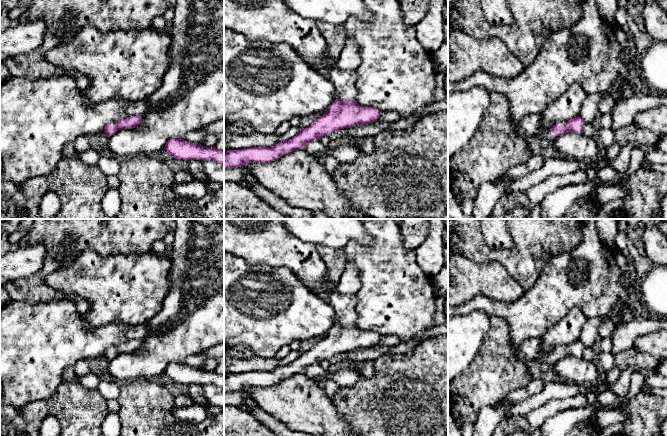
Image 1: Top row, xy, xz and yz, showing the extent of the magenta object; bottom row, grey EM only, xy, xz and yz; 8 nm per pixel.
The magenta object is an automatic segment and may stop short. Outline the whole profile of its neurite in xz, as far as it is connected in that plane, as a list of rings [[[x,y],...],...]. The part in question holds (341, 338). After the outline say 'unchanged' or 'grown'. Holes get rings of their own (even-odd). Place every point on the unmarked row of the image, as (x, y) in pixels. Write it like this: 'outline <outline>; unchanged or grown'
outline [[[347,264],[340,280],[327,297],[336,315],[336,323],[327,336],[310,350],[300,353],[292,363],[278,366],[273,371],[250,371],[225,376],[224,393],[243,391],[246,387],[270,387],[290,376],[305,374],[309,366],[320,364],[336,354],[376,346],[382,335],[360,330],[356,325],[360,285],[356,265]]]; grown

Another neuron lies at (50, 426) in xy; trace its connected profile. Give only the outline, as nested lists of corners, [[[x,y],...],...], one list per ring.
[[[54,415],[44,418],[40,426],[39,436],[59,436],[61,426],[59,420]]]

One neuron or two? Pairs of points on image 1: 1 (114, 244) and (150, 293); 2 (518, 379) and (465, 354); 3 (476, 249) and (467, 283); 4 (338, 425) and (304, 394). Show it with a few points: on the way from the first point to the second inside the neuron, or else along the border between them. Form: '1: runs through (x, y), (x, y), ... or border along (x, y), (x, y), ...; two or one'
1: border along (97, 253), (102, 255), (145, 253); two
2: border along (484, 337), (474, 359), (458, 375); two
3: border along (458, 253), (478, 263), (497, 261); two
4: runs through (330, 420), (312, 402); one

